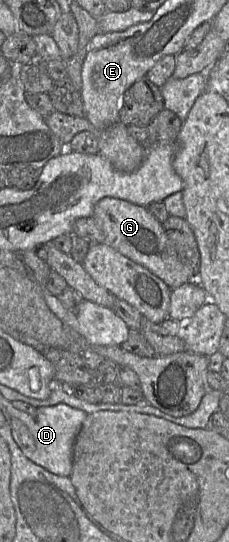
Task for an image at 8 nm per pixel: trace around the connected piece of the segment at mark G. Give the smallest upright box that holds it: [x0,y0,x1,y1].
[92,197,195,289]

